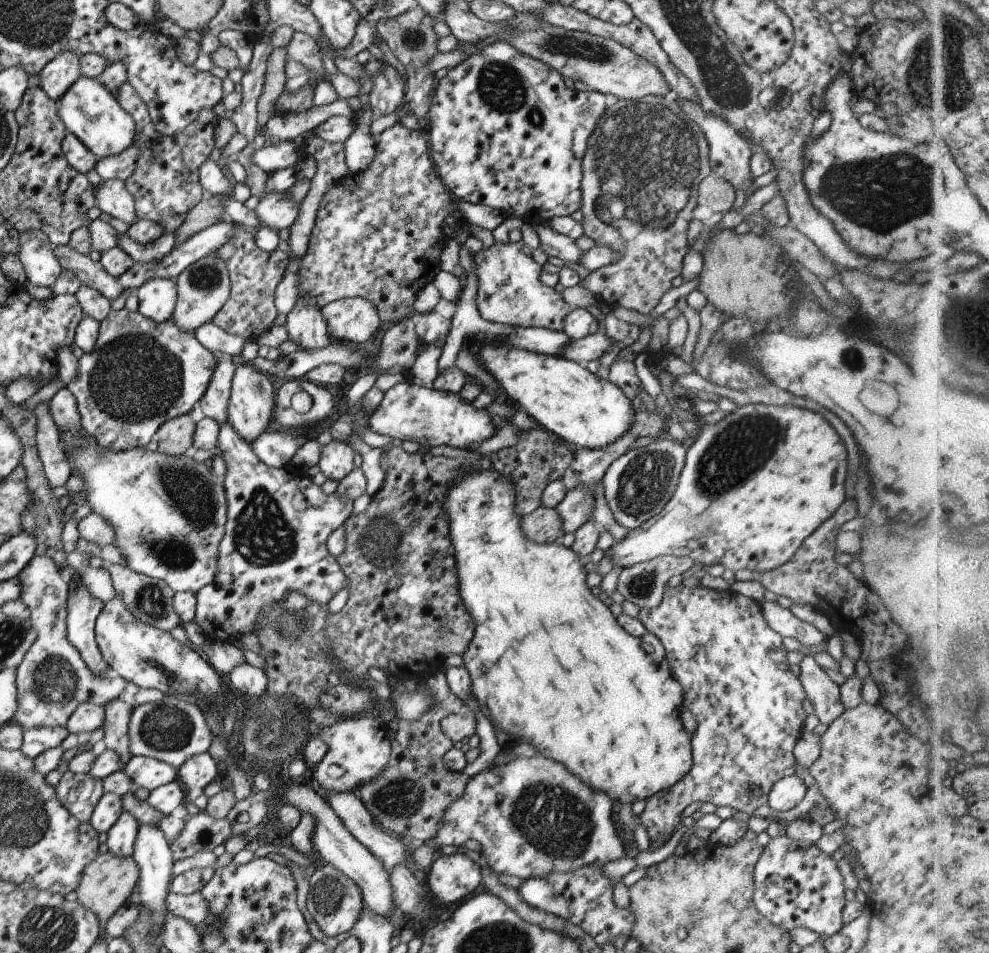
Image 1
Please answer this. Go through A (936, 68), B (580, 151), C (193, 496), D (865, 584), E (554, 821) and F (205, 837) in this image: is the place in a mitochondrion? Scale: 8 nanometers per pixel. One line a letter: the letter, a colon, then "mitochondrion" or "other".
A: mitochondrion
B: mitochondrion
C: mitochondrion
D: other
E: mitochondrion
F: other

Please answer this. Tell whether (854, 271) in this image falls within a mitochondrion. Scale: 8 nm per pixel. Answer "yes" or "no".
no

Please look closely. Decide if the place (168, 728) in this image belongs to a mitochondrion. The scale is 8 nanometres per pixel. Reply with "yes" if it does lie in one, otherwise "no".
yes

